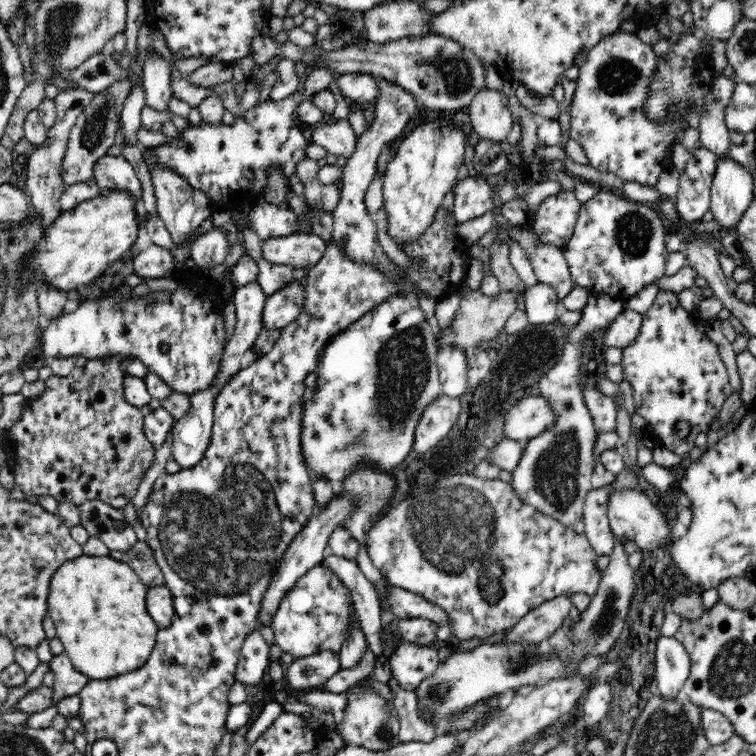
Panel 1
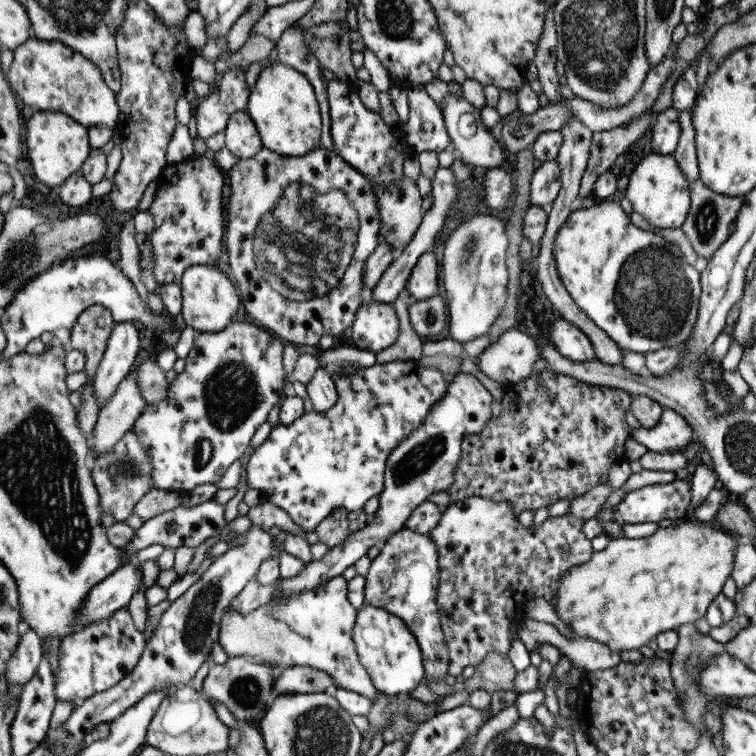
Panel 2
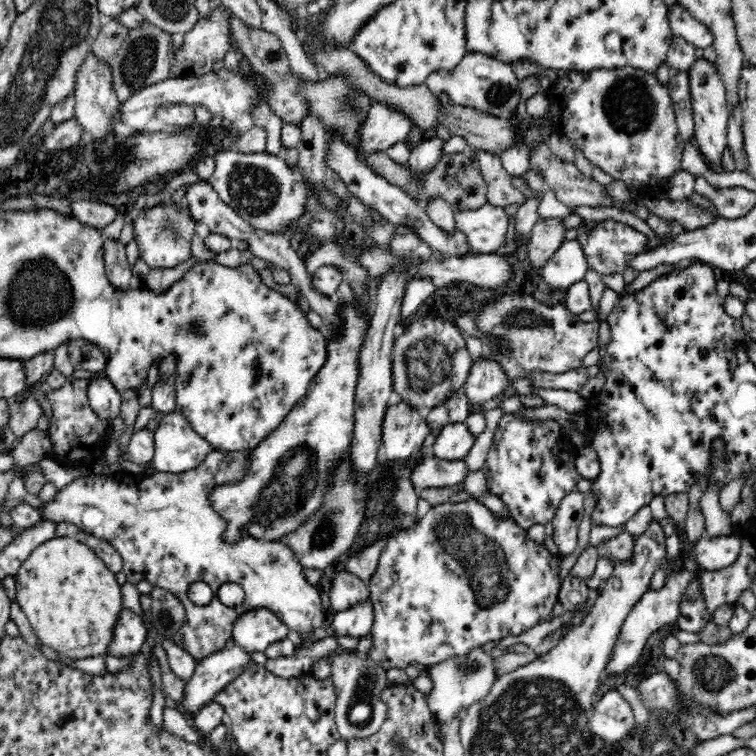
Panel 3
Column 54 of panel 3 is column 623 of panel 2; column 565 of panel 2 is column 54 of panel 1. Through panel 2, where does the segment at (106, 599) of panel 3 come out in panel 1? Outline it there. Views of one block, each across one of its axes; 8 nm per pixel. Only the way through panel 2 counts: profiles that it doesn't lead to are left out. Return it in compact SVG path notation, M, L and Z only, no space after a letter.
M82 553L75 559L64 561L56 568L47 594L47 611L54 623L56 637L63 644L63 652L90 680L106 680L140 668L148 660L159 627L150 618L145 605L147 588L128 563L111 556L93 556Z

